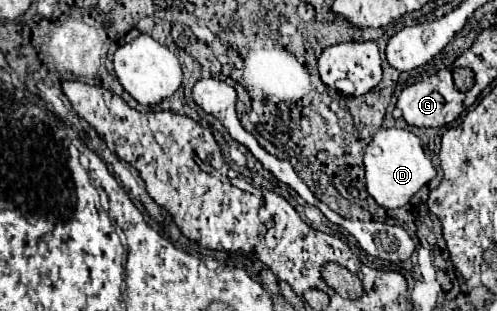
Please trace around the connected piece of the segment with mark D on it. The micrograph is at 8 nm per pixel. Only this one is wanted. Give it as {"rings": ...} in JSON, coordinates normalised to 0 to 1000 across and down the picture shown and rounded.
{"rings":[[[799,408],[763,415],[746,441],[746,460],[734,479],[730,531],[742,627],[779,672],[811,666],[851,595],[859,595],[875,569],[875,537],[855,498],[847,447],[835,428]]]}

